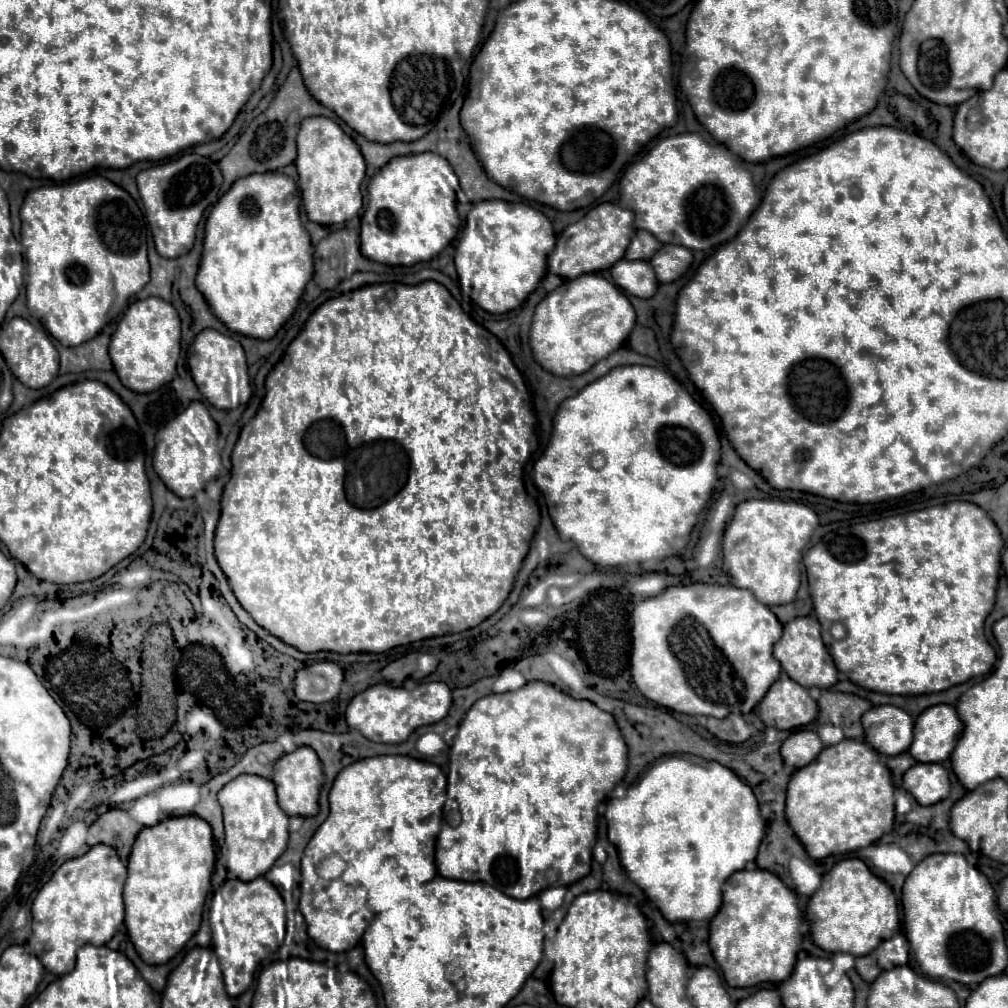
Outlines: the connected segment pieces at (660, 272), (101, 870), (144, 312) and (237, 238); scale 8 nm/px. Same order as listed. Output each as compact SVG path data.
M665 244L651 258L651 266L655 268L655 274L659 276L659 282L673 282L681 278L689 270L691 262L693 262L691 250L677 244Z
M107 844L93 846L87 854L67 860L33 900L33 936L25 949L39 956L53 974L67 974L75 966L75 954L83 944L103 946L123 925L123 887L127 868Z
M145 298L133 302L115 334L111 336L109 356L121 384L133 392L155 392L175 376L175 366L179 360L181 342L181 322L177 310L163 298Z
M265 172L235 180L209 212L197 288L231 332L271 340L297 308L313 276L313 246L299 220L299 202L293 178Z

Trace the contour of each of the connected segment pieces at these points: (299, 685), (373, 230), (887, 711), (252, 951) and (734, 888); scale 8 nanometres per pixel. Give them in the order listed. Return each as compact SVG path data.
M317 662L295 674L293 690L299 700L321 704L337 698L341 684L343 670L335 662Z
M433 152L397 156L385 164L367 184L367 208L361 218L361 254L387 266L413 266L435 258L459 230L457 196L447 182L447 172L451 172L447 160Z
M873 706L861 718L867 744L885 756L897 756L911 746L913 718L897 706Z
M265 878L251 882L227 880L213 895L209 911L211 948L219 958L229 996L243 994L256 980L257 969L285 938L285 904L277 888Z
M739 870L723 884L723 904L709 924L709 946L723 970L725 982L733 988L761 982L783 982L791 976L799 952L801 910L797 896L773 872Z

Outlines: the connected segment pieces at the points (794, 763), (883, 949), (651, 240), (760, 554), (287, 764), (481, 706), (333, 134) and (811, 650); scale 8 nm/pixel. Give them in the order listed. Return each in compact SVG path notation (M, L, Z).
M797 730L781 744L781 758L785 766L797 770L807 766L823 750L823 744L813 730Z
M895 934L891 940L885 940L883 944L879 944L879 948L873 954L875 954L881 970L891 970L899 964L907 964L909 944L903 934Z
M637 230L637 234L631 238L625 258L627 260L649 260L659 248L661 248L661 242L655 236L651 236L651 232Z
M745 500L723 536L723 570L737 588L747 588L761 604L789 604L801 584L801 558L817 528L817 514L801 502Z
M301 746L291 754L283 754L275 762L275 778L277 786L277 798L279 806L289 816L315 816L319 812L319 790L323 784L323 770L319 764L319 758L315 756L315 750L309 746Z
M529 682L515 692L505 694L489 694L477 700L467 718L461 722L459 732L451 746L451 760L449 760L449 774L447 774L447 802L443 806L443 830L437 838L437 852L435 864L441 876L449 880L469 880L469 882L485 882L489 886L501 888L503 894L511 898L531 898L545 888L551 886L569 886L591 870L591 850L595 844L595 830L597 830L597 804L605 800L605 796L621 782L627 770L627 744L615 724L615 718L609 712L603 712L589 700L575 700L569 694L557 690L545 682Z
M311 116L305 118L297 136L297 160L299 188L303 194L303 206L311 222L331 226L351 220L363 206L361 182L366 176L366 164L357 144L347 136L337 122Z
M815 616L793 618L783 626L783 636L773 646L773 656L781 662L783 670L789 674L791 680L803 684L805 688L831 688L837 684L837 668L821 640L821 624Z

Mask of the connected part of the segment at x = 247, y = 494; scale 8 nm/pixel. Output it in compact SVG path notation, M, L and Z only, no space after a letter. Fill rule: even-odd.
M435 280L417 286L363 286L327 300L309 316L305 330L291 342L283 360L269 372L263 404L255 418L243 426L233 448L233 476L223 492L221 518L215 532L215 558L225 572L233 594L261 628L301 652L327 650L339 654L379 654L431 636L469 630L501 608L521 570L523 558L530 550L539 518L537 504L525 492L523 483L523 468L537 448L537 420L519 370L501 344L493 342L493 348L489 348L491 338L495 336L477 326L449 290ZM389 292L395 292L401 302L395 304L395 300L389 298Z

